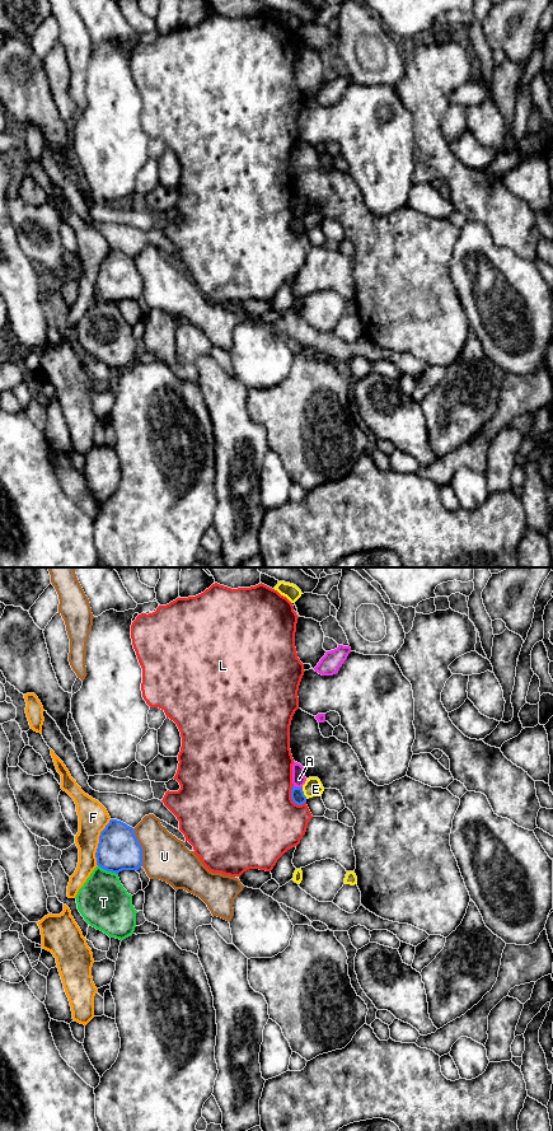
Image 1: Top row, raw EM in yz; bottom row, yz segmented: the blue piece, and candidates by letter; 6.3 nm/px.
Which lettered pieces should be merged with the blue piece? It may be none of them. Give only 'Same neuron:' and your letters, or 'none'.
Same neuron: none

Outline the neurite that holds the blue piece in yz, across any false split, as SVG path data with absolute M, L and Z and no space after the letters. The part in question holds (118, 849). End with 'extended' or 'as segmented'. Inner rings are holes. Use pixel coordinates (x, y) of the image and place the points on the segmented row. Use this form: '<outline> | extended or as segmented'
M111 819L100 832L95 857L97 865L107 871L137 871L142 866L142 847L132 827Z | as segmented

